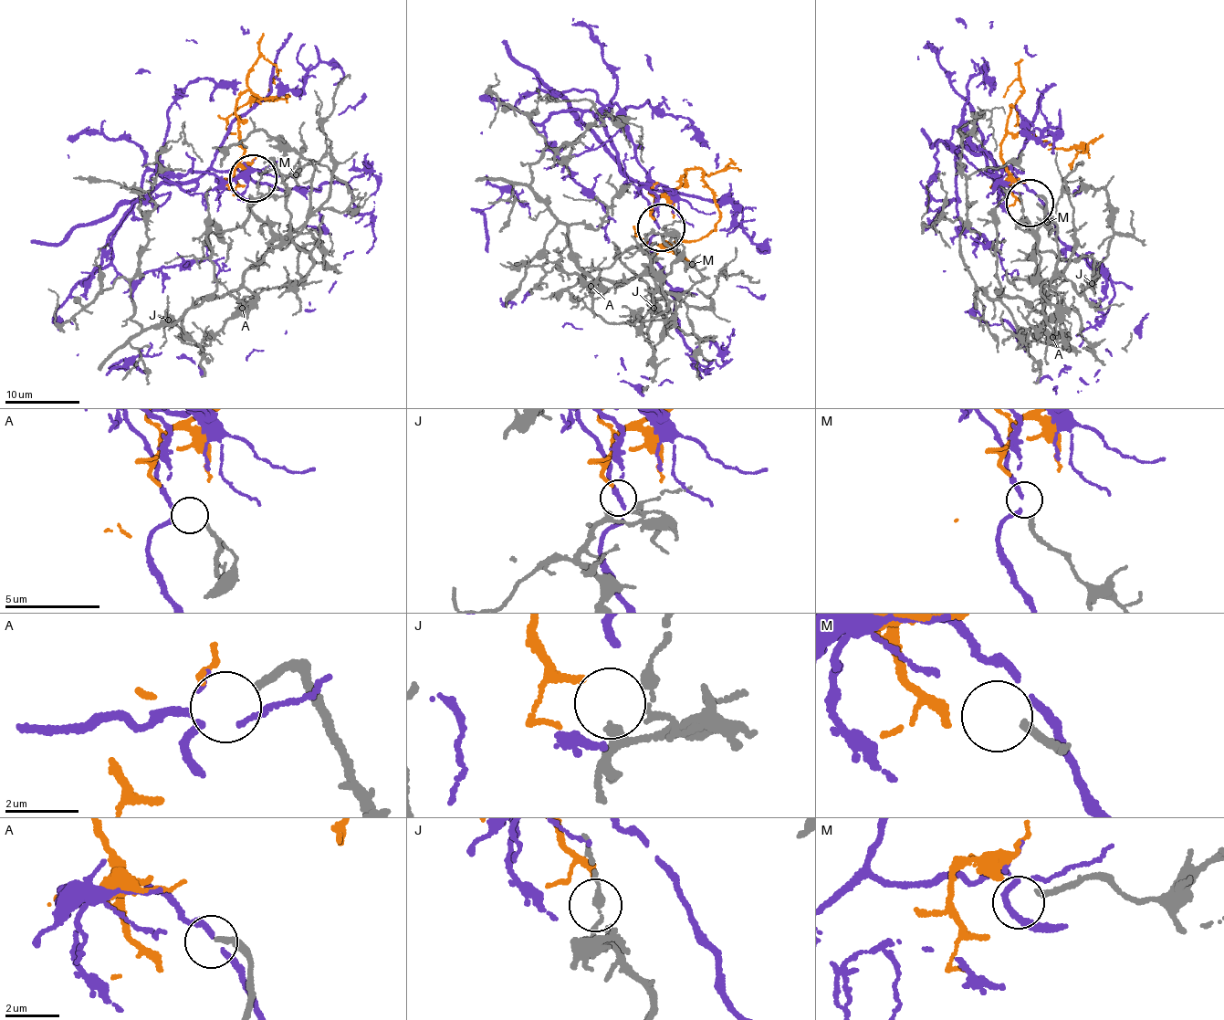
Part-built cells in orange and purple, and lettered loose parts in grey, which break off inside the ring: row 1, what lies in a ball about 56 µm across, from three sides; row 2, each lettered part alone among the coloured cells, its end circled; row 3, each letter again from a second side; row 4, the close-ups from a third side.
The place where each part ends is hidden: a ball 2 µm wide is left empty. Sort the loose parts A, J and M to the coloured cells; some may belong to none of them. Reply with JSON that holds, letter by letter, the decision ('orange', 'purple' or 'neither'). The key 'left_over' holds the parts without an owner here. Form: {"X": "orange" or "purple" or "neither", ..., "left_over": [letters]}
{"A": "purple", "J": "orange", "M": "neither", "left_over": ["M"]}

